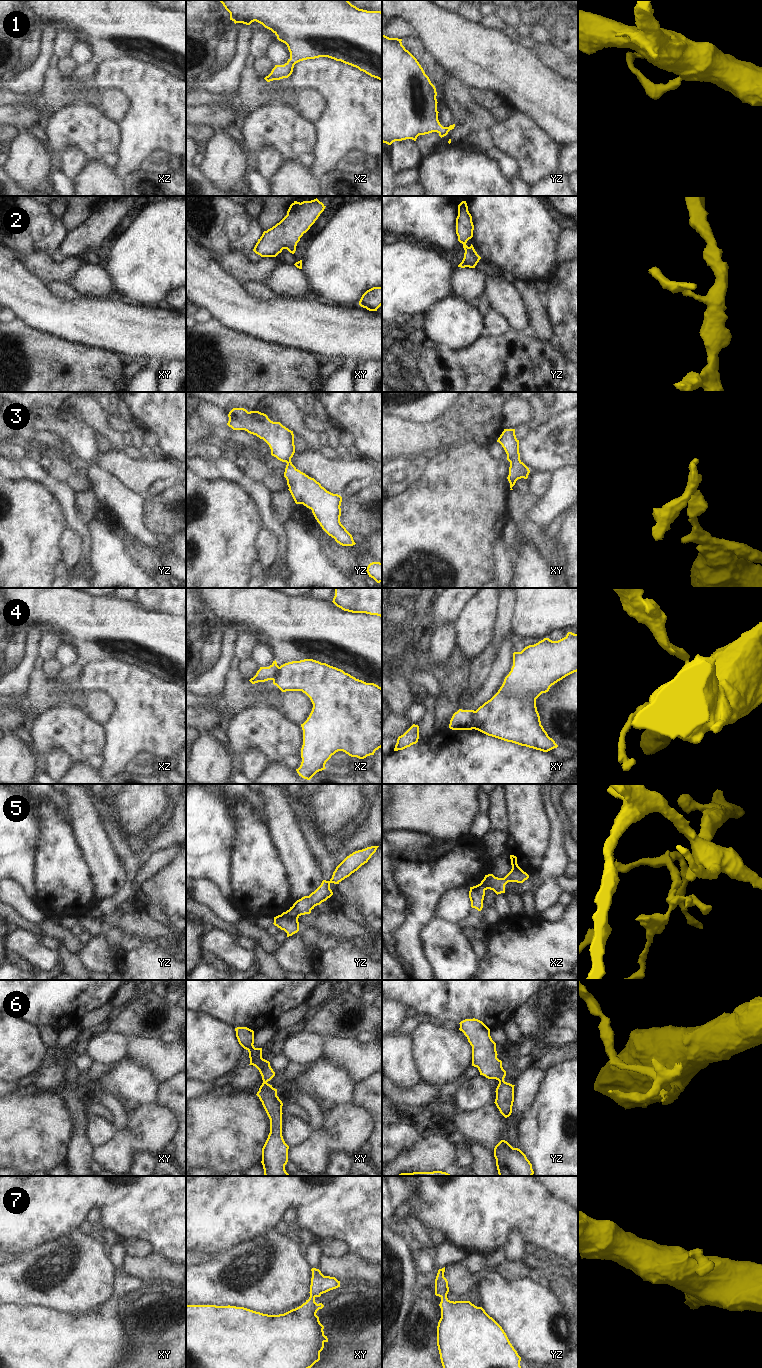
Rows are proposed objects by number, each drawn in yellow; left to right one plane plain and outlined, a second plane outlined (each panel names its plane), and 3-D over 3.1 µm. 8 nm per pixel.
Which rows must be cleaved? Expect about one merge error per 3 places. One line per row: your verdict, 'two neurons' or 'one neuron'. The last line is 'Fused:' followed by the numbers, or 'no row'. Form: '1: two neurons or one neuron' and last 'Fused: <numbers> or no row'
1: one neuron
2: one neuron
3: one neuron
4: two neurons
5: two neurons
6: one neuron
7: one neuron
Fused: 4, 5

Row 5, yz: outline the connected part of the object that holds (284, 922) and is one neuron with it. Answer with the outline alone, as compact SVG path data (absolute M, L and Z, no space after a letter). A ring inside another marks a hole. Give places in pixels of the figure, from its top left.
M286 912L274 917L273 924L281 930L284 930L287 933L287 937L292 936L299 931L299 922L288 916Z

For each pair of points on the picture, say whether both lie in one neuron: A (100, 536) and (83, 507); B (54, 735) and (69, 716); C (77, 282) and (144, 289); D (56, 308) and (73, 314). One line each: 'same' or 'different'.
A: different
B: same
C: different
D: same

